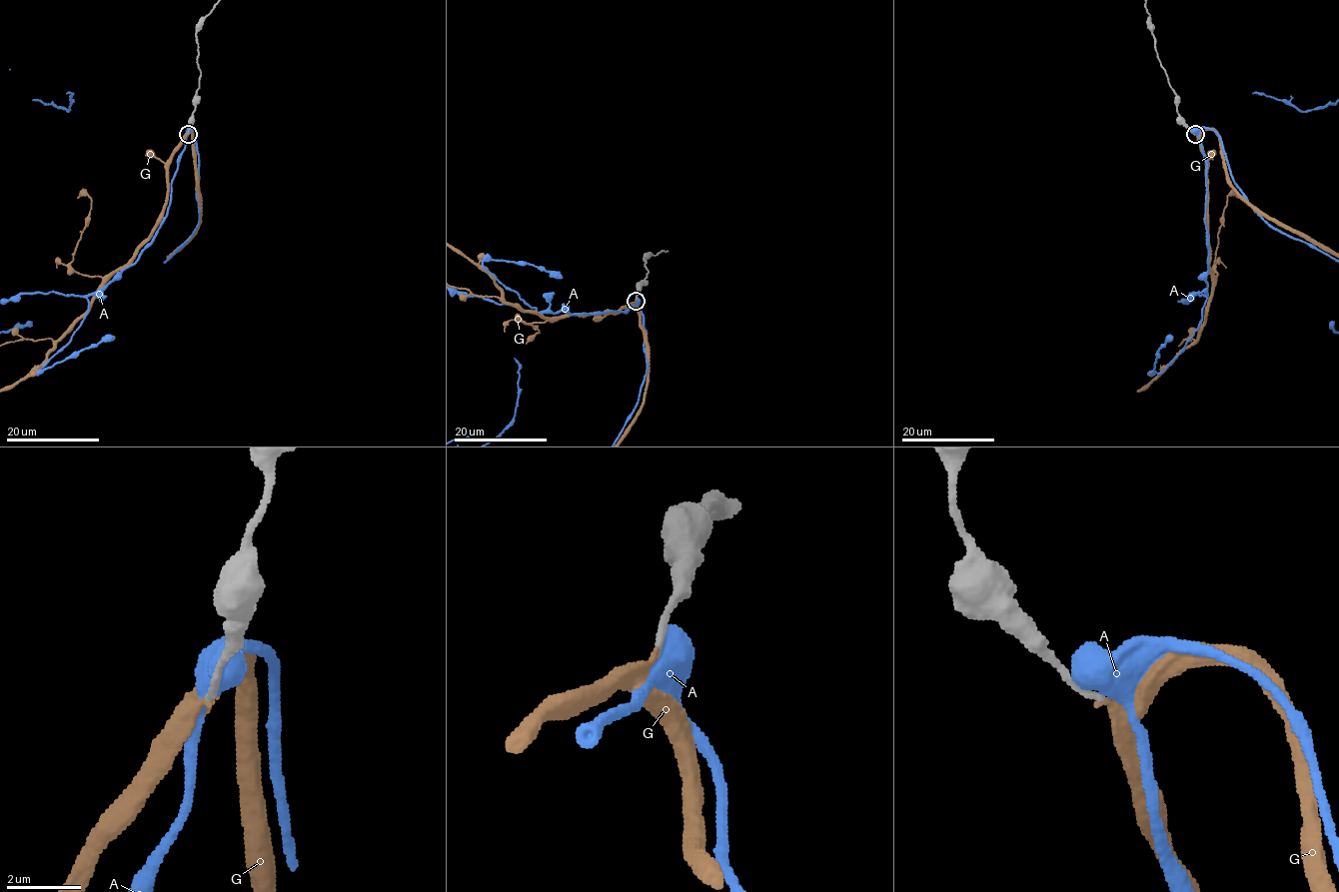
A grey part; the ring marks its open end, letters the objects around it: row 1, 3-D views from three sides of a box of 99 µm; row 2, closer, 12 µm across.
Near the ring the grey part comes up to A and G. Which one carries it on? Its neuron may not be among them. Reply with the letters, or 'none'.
G

